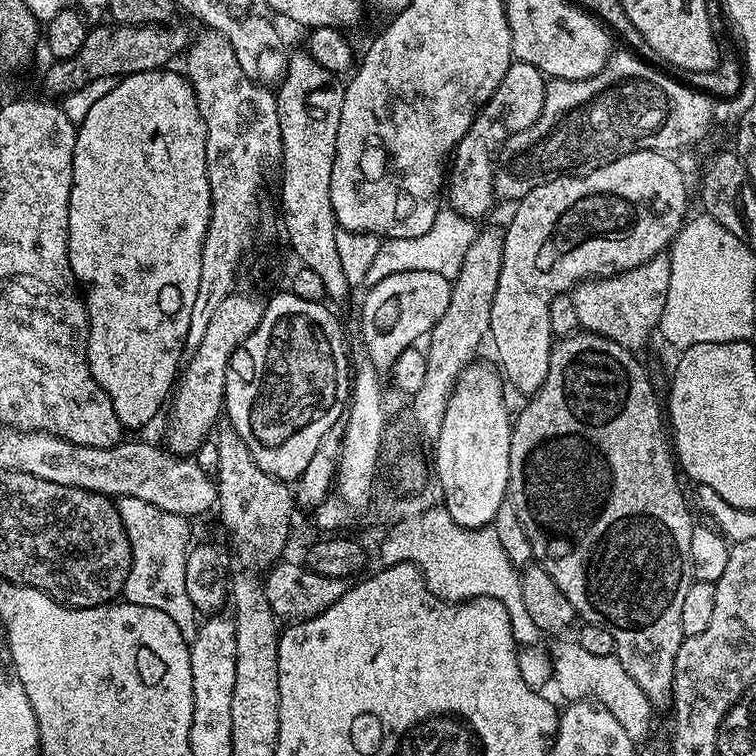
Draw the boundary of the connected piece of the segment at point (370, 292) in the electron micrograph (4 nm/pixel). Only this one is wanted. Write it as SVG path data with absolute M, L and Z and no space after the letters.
M406 270L377 280L365 292L364 305L360 308L362 348L370 354L370 362L374 362L377 369L390 370L398 354L423 341L438 318L446 314L446 306L450 306L452 280L427 270Z

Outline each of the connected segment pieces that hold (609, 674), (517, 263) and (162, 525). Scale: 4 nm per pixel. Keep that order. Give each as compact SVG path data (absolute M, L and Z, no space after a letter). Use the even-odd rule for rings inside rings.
M579 642L564 644L551 657L552 677L556 682L556 688L565 696L565 701L574 700L594 700L596 703L606 706L614 718L618 718L622 730L630 734L634 742L640 742L640 739L648 732L648 727L652 724L652 715L654 709L651 702L638 690L638 682L622 670L622 662L618 662L615 655L603 656L602 654L589 654L587 650L582 650Z
M635 152L629 156L623 156L612 160L608 164L601 164L583 174L561 174L545 184L539 184L530 194L526 194L515 205L512 212L512 221L508 229L503 229L504 257L502 258L502 270L498 274L498 290L494 290L494 306L490 306L490 326L488 336L492 348L496 351L495 363L502 373L503 379L509 385L512 384L524 395L530 398L546 382L546 374L550 370L550 354L554 347L554 337L550 330L550 302L557 294L571 293L572 289L581 280L599 278L601 276L616 276L619 272L625 272L631 268L642 266L642 262L650 262L650 258L661 255L675 240L680 229L686 223L688 212L688 184L684 181L684 172L675 164L671 155L662 152Z
M129 496L119 497L115 501L115 506L122 518L122 526L126 530L132 547L132 569L129 570L124 583L123 599L127 603L137 604L145 610L159 614L171 627L176 629L181 641L190 642L196 637L198 613L194 602L190 602L190 594L186 594L186 558L190 541L193 539L191 538L192 532L188 529L189 517L170 514L170 510L158 510L158 506L150 506L150 502L142 502L142 498L130 498Z

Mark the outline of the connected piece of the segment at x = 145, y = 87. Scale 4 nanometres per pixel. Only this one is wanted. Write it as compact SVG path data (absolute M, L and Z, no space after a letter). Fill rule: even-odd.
M153 70L136 72L133 76L117 79L116 85L104 98L91 107L84 121L76 129L74 162L72 163L72 189L70 190L70 226L68 227L68 257L72 273L86 293L88 306L88 365L92 376L102 386L118 414L121 425L144 428L169 403L178 379L178 369L186 349L184 339L190 330L190 314L194 311L194 298L198 298L198 277L202 275L202 246L208 223L212 217L210 182L206 178L206 126L198 110L194 90L179 71Z

